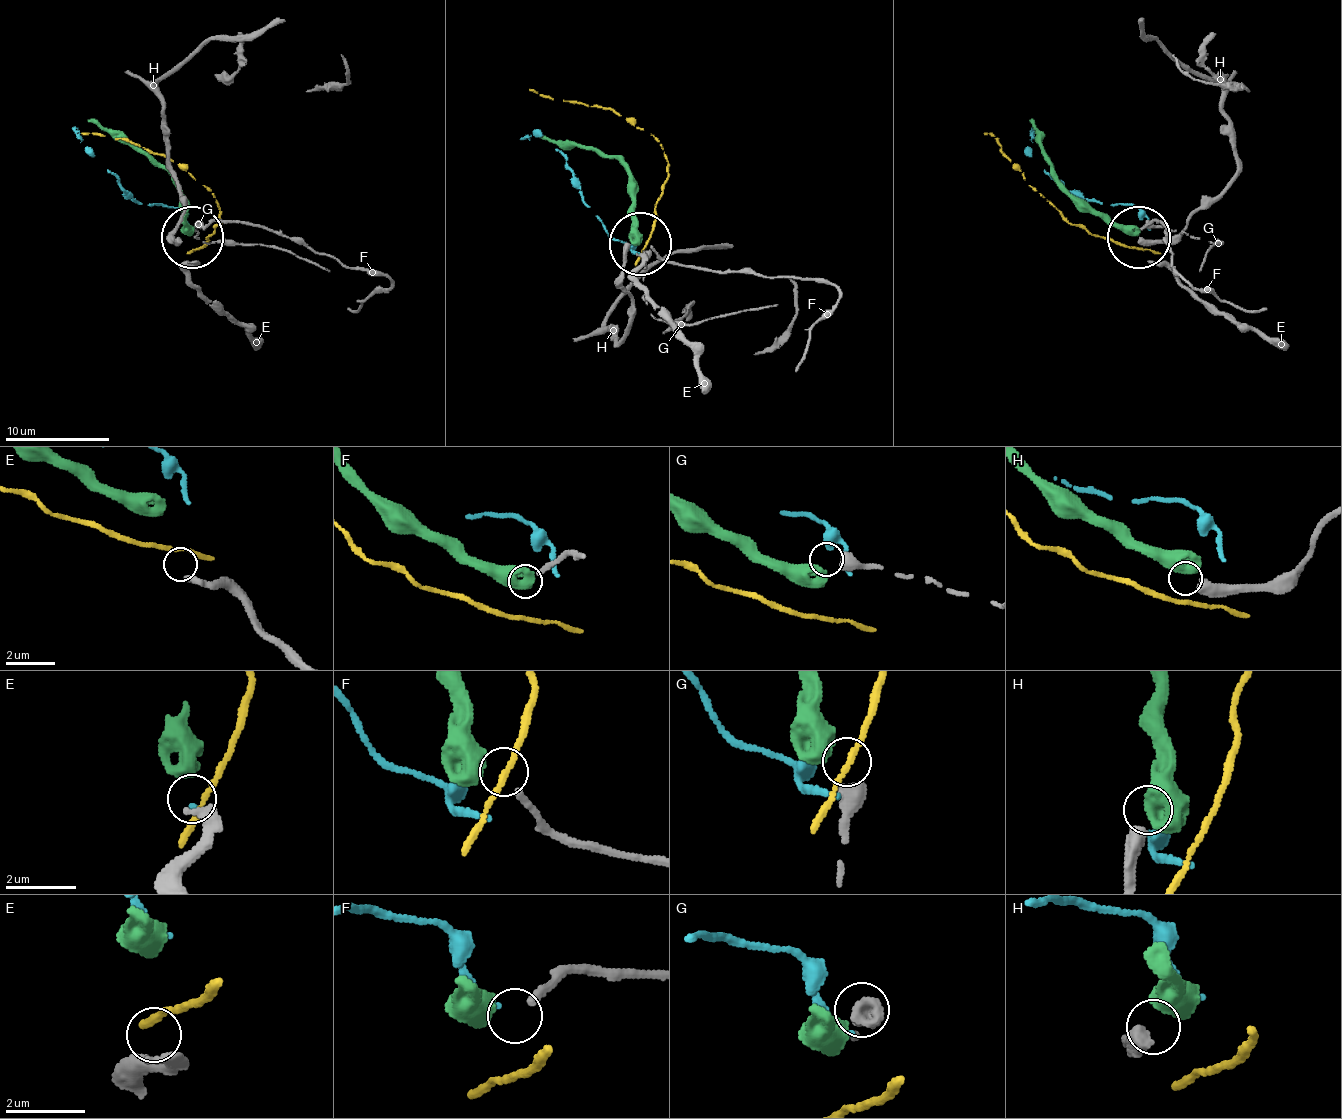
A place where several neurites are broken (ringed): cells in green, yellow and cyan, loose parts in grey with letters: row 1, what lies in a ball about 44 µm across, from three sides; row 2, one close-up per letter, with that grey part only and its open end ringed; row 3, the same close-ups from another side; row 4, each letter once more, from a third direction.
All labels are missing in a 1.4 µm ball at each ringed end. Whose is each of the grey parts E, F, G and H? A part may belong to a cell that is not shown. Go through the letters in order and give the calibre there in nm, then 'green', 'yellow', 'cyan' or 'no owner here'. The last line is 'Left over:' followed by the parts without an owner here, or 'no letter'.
E: calibre 360 nm; no owner here
F: calibre 190 nm; no owner here
G: calibre 480 nm; no owner here
H: calibre 480 nm; no owner here
Left over: E, F, G, H

